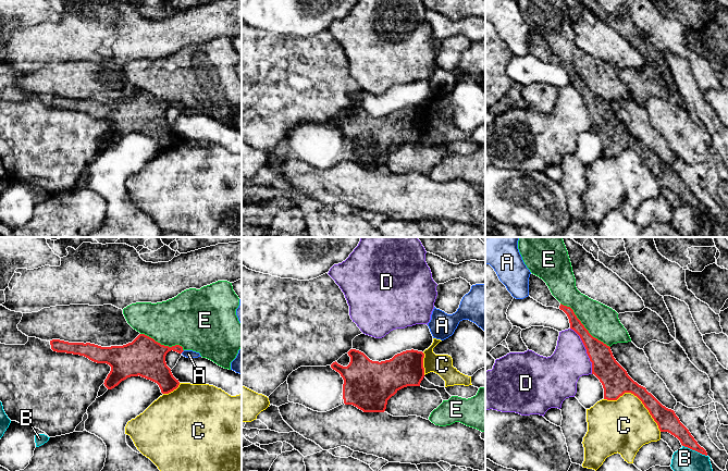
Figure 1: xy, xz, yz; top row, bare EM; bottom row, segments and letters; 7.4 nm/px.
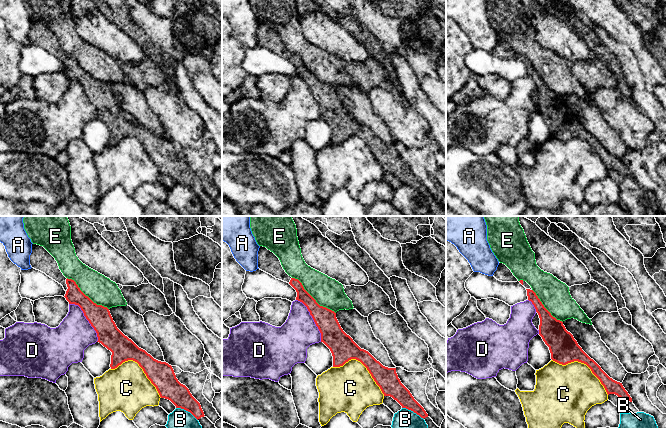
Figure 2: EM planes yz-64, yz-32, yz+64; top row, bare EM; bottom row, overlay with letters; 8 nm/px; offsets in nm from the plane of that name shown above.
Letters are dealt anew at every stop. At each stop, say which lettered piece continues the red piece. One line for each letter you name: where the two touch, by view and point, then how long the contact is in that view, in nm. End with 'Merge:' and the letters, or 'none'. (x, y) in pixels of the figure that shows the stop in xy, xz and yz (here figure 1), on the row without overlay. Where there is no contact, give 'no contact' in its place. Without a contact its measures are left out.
Merge: none

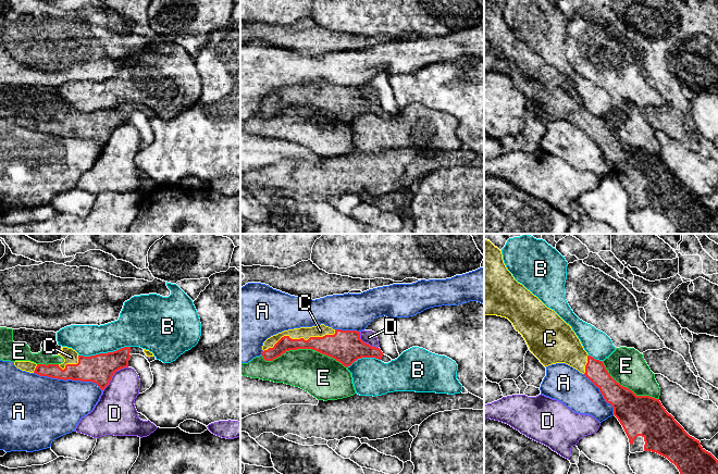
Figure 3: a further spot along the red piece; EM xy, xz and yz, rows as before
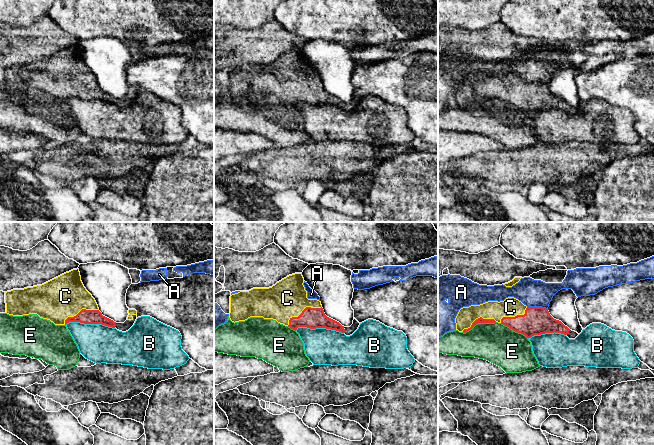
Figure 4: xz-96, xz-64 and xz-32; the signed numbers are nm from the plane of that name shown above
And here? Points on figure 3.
C: xz (300, 95) | 550 nm
Merge: C

